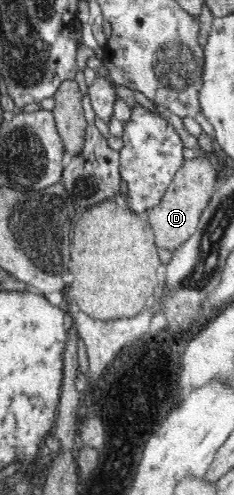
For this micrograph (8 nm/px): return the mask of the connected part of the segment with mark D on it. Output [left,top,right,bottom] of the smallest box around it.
[144,152,217,253]

